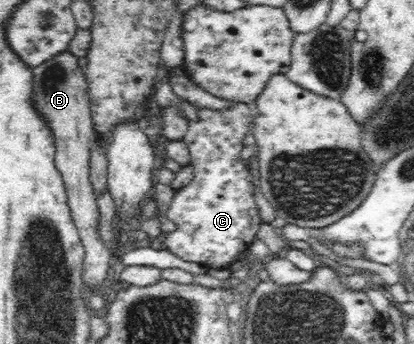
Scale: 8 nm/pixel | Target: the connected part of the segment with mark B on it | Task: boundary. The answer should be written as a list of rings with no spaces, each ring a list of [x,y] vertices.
[[[70,50],[62,51],[48,62],[41,63],[32,70],[32,106],[54,138],[55,167],[64,180],[71,218],[83,244],[84,285],[98,287],[104,283],[108,269],[111,269],[112,257],[102,241],[100,208],[97,206],[97,196],[90,176],[91,146],[96,134],[89,107],[87,77],[82,69],[78,58]]]

